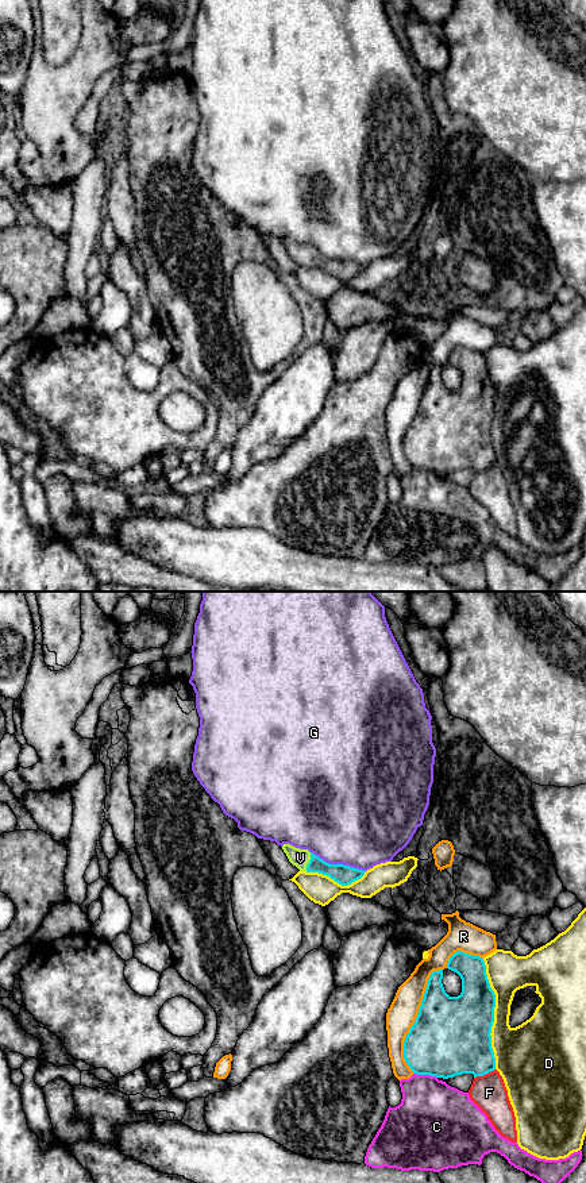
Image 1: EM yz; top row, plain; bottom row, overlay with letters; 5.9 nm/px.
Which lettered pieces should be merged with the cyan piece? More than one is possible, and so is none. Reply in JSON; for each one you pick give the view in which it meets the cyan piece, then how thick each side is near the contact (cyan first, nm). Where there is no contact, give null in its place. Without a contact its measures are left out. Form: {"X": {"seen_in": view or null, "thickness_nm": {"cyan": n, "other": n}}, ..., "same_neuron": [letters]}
{"V": {"seen_in": "yz", "thickness_nm": {"cyan": 120, "other": 110}}, "same_neuron": ["V"]}

